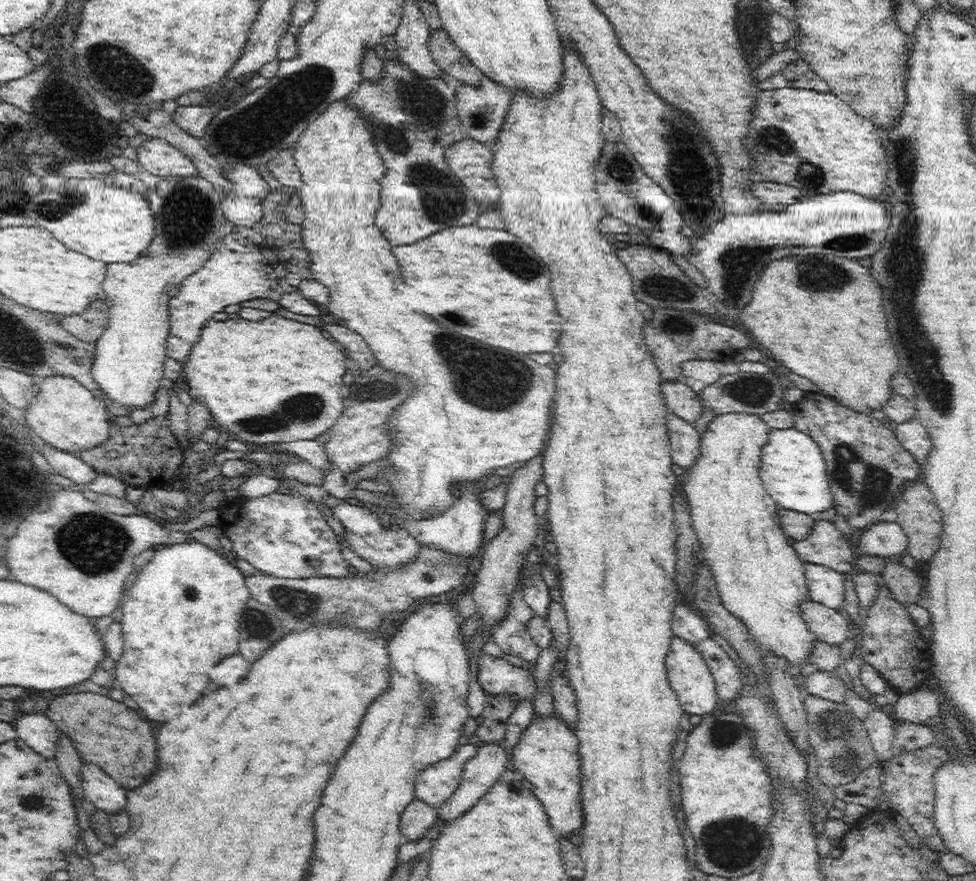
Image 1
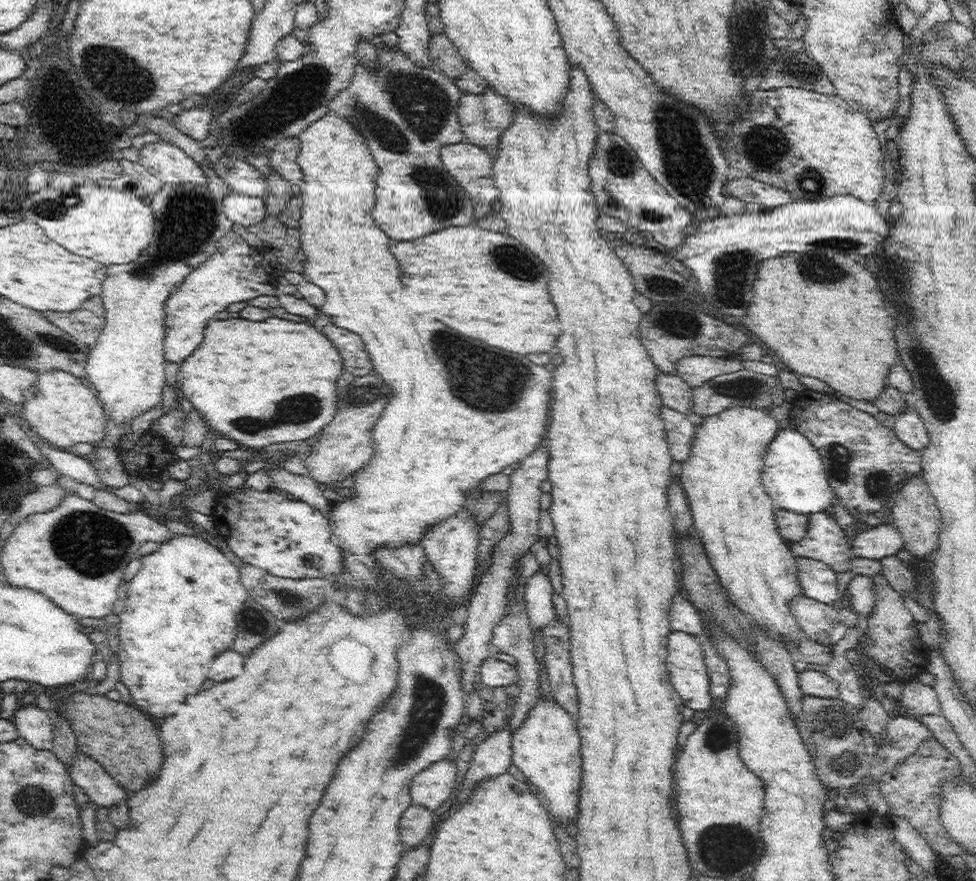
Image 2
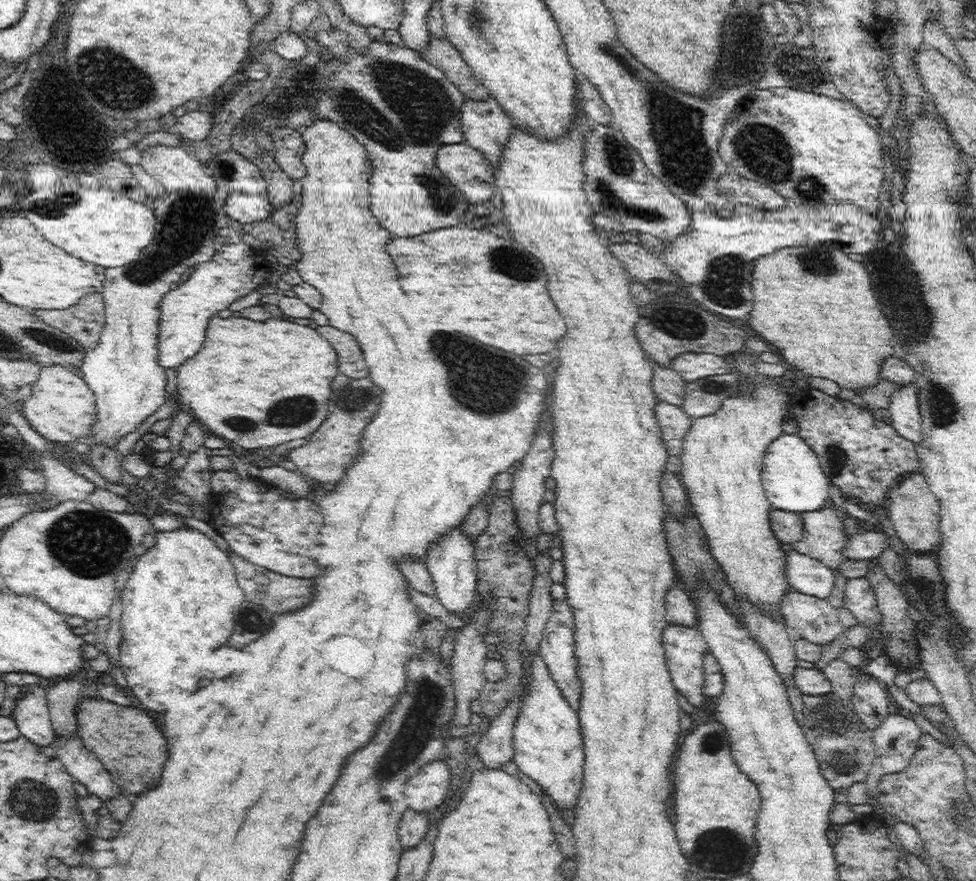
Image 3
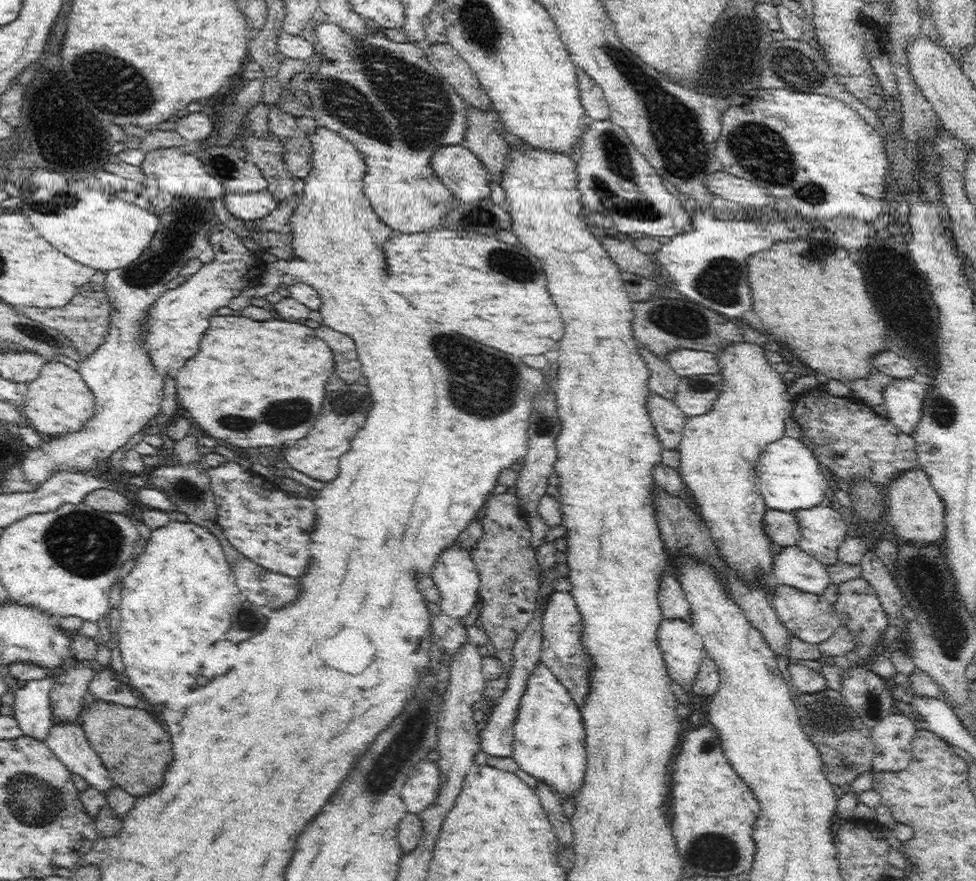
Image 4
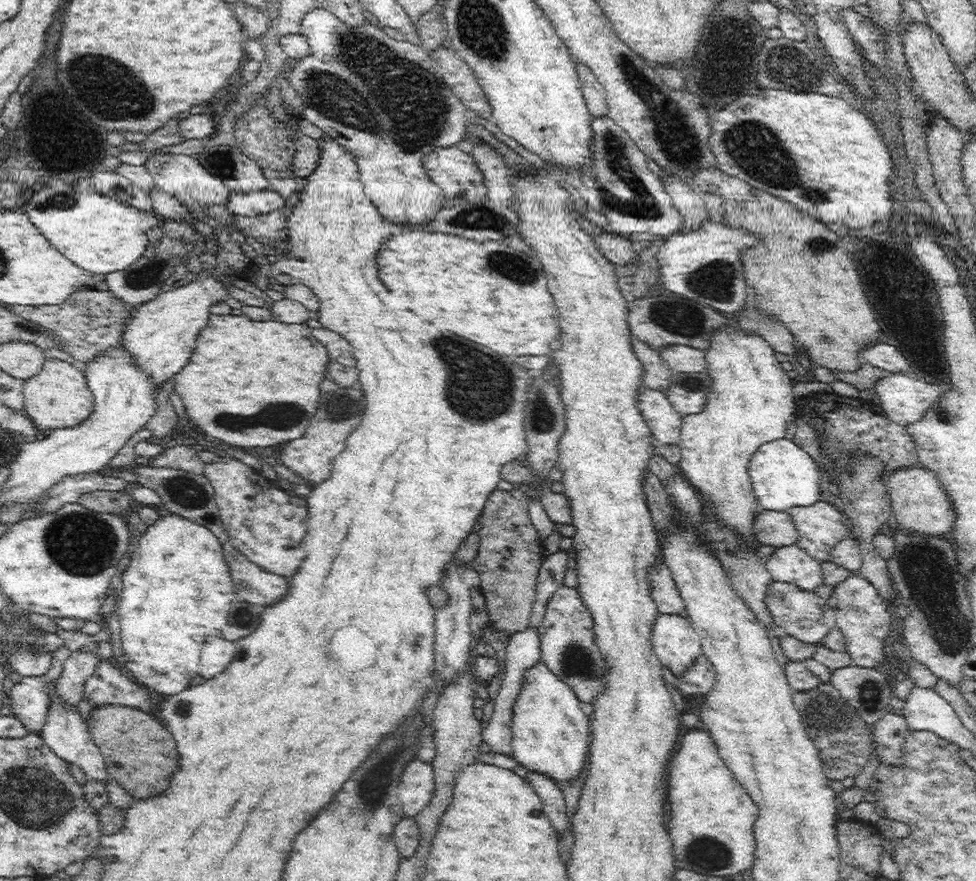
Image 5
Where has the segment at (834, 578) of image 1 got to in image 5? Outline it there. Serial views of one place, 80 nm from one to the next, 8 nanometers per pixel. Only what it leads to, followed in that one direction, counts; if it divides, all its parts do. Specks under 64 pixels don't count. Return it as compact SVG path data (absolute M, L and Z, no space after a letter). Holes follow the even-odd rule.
M797 544L777 547L766 559L772 580L798 585L802 590L818 590L825 584L823 563Z

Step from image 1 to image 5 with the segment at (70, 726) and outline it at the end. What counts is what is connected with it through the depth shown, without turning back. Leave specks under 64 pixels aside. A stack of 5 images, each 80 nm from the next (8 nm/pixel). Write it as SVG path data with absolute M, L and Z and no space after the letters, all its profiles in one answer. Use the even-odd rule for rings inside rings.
M98 704L84 722L91 742L98 747L107 771L134 798L154 796L168 786L168 776L176 768L176 746L172 734L150 714L138 707L120 704ZM150 756L150 762L146 760Z

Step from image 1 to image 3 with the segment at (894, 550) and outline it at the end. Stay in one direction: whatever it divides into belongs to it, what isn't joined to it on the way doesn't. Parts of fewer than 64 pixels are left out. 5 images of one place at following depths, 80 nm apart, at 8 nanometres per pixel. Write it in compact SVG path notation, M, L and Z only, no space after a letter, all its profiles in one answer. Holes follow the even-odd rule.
M868 530L856 533L848 538L845 552L847 558L854 560L877 560L879 556L892 548L892 538L888 532Z

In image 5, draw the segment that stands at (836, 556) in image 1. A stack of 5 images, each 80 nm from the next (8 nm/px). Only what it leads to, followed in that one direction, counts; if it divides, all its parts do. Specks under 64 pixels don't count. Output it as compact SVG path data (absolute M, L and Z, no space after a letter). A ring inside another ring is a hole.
M822 501L811 504L810 507L791 508L789 513L795 520L799 532L797 545L821 563L832 561L831 558L835 546L847 537L847 520L845 514L838 511L830 503Z

